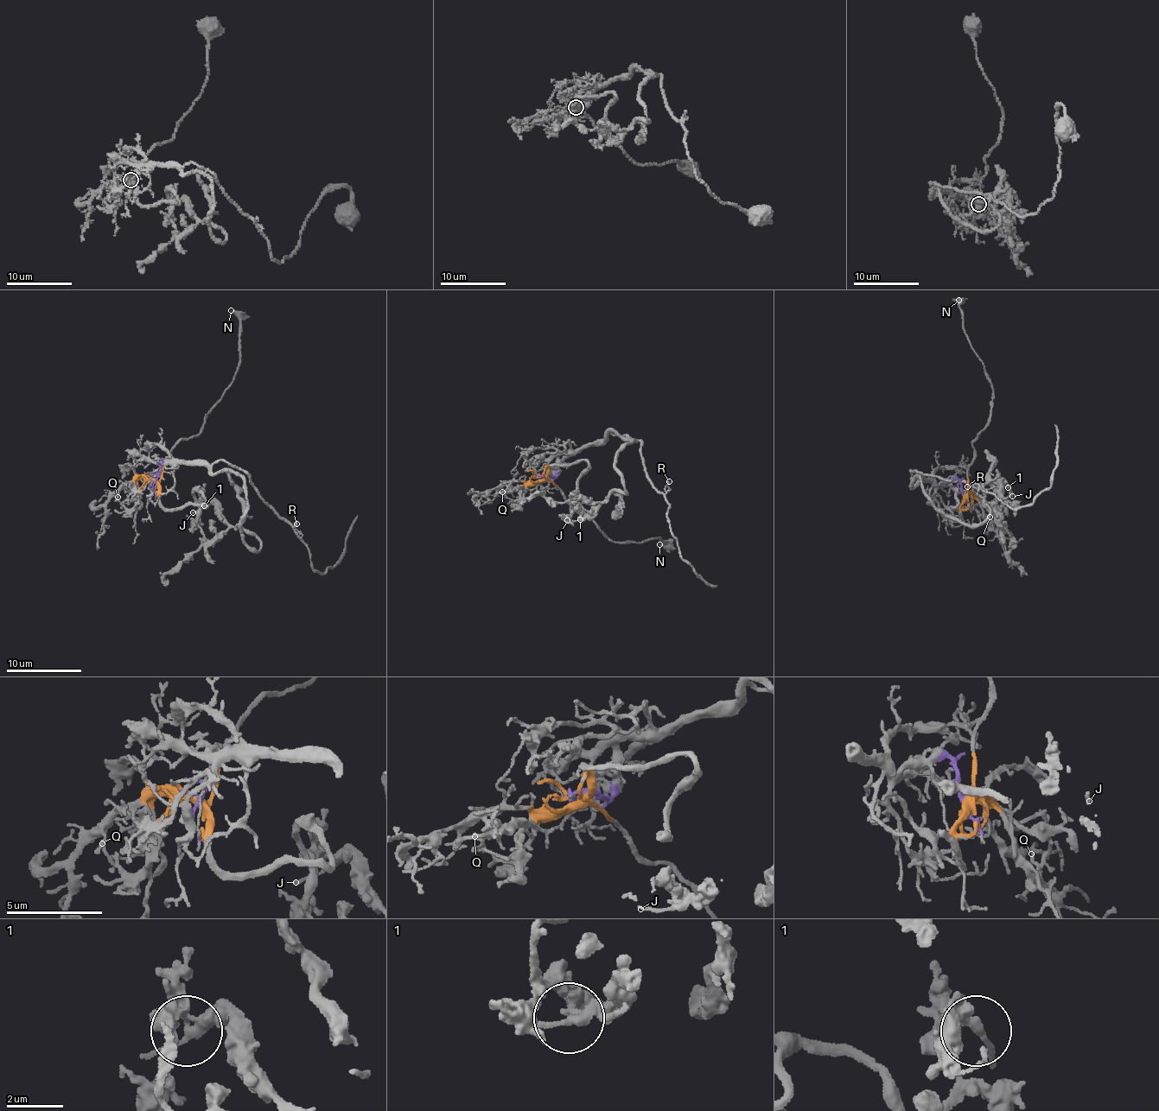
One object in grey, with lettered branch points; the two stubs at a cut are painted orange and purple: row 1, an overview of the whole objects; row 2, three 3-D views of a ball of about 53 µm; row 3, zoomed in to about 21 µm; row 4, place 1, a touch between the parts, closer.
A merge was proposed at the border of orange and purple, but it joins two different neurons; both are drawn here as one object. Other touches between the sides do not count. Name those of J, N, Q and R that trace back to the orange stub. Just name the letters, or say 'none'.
N, Q

